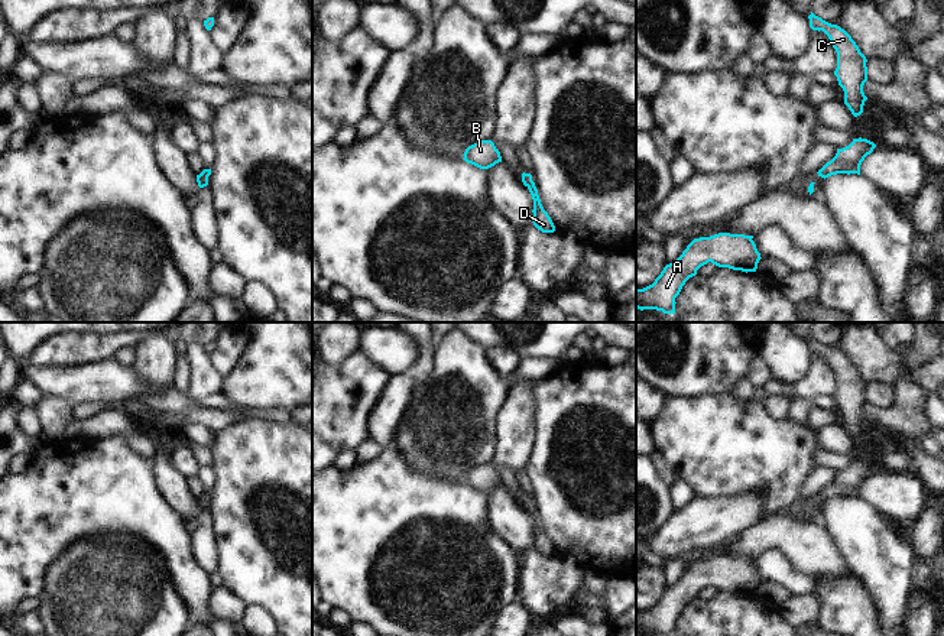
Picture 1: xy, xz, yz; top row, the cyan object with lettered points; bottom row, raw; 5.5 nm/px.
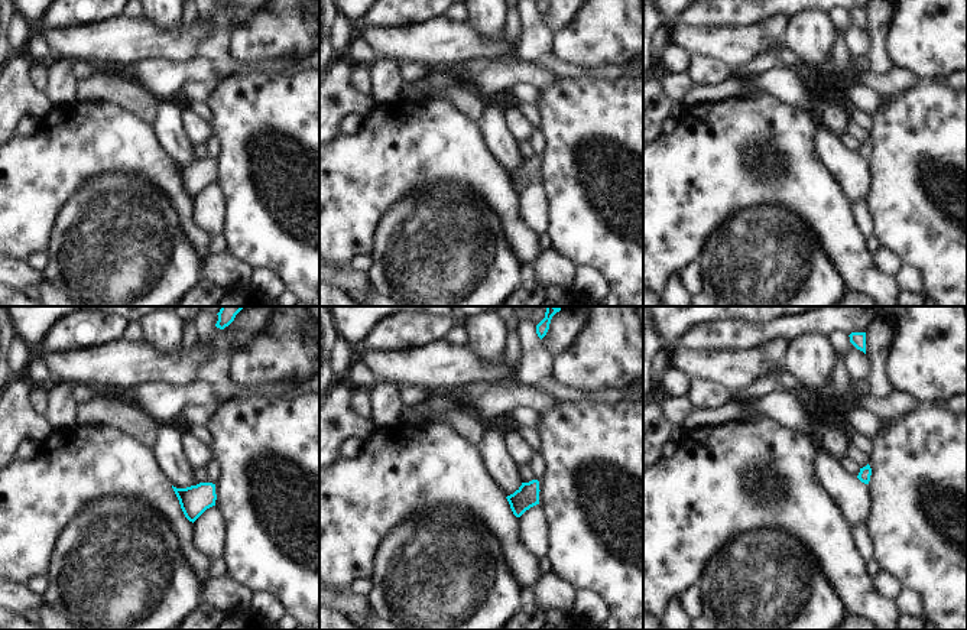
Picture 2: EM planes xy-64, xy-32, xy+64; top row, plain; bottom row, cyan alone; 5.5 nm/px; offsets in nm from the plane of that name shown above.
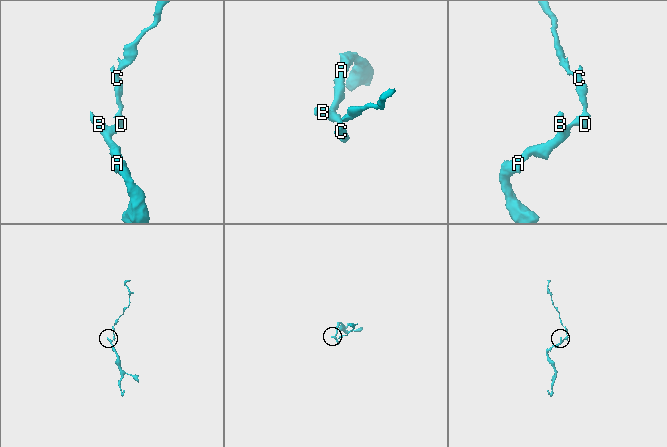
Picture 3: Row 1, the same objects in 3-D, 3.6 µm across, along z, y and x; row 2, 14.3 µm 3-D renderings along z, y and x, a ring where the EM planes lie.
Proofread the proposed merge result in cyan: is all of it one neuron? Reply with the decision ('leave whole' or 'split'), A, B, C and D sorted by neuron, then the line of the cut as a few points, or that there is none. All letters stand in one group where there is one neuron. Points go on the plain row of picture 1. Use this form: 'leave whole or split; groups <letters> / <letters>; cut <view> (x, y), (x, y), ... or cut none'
leave whole; groups A B C D; cut none

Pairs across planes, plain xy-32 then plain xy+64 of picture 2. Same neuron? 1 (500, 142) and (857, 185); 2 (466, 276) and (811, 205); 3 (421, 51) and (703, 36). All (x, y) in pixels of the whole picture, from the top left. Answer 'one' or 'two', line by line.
1: one
2: two
3: one

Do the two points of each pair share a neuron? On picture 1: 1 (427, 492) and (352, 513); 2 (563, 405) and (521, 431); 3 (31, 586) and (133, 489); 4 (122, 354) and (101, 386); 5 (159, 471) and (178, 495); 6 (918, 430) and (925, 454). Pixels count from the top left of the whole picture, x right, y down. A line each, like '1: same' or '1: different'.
1: same
2: different
3: same
4: different
5: same
6: different

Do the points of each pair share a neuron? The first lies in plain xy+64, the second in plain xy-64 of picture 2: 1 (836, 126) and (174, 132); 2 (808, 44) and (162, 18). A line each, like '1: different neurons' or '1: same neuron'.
1: different neurons
2: same neuron

